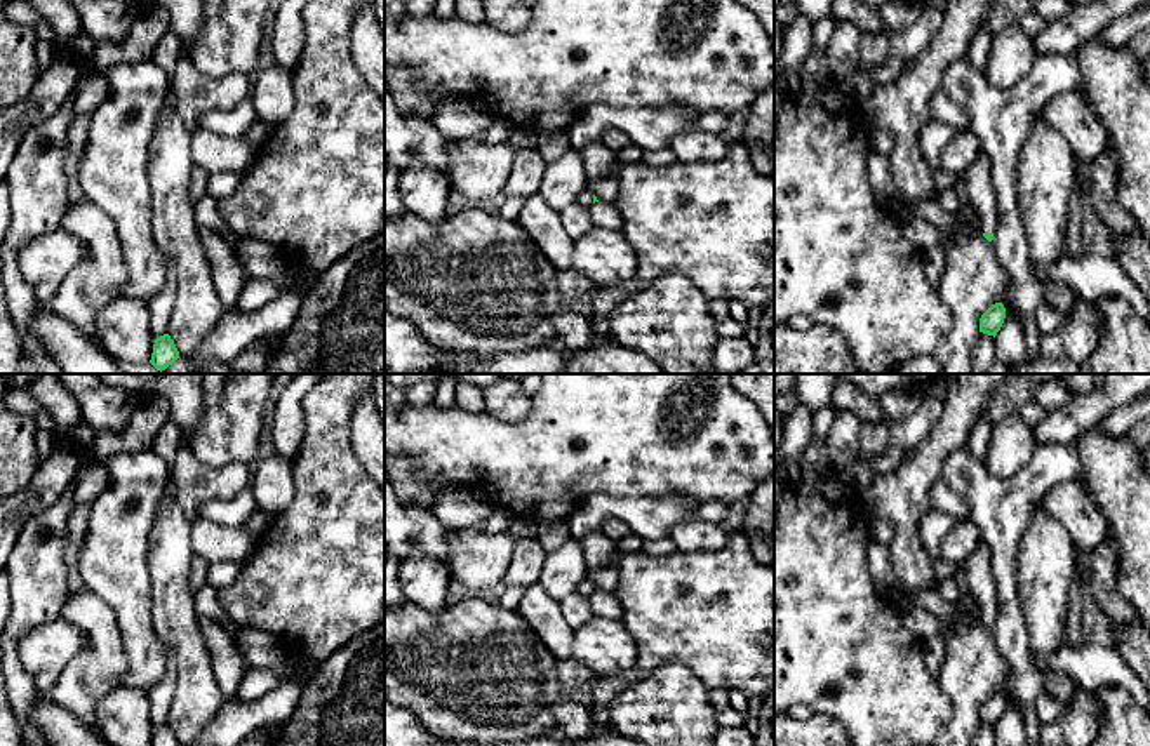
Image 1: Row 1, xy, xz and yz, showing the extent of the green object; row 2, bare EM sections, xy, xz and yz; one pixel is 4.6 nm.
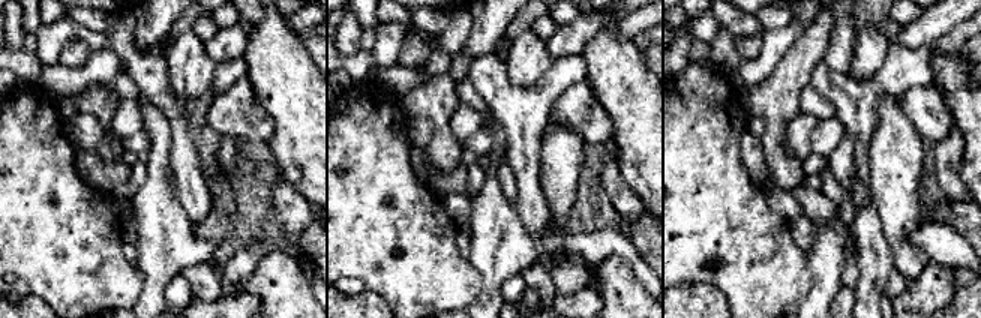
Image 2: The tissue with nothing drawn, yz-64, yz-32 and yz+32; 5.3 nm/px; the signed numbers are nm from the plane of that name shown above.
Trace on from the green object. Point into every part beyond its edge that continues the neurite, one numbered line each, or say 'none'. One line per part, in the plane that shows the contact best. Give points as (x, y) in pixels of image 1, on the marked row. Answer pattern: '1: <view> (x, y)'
1: yz (978, 186)

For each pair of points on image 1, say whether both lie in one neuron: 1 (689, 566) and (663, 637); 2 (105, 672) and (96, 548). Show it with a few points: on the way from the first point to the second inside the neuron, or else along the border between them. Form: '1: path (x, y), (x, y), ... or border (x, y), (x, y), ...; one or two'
1: path (688, 583), (677, 593), (677, 611), (672, 619); one
2: border (87, 588), (113, 611), (122, 632); two

